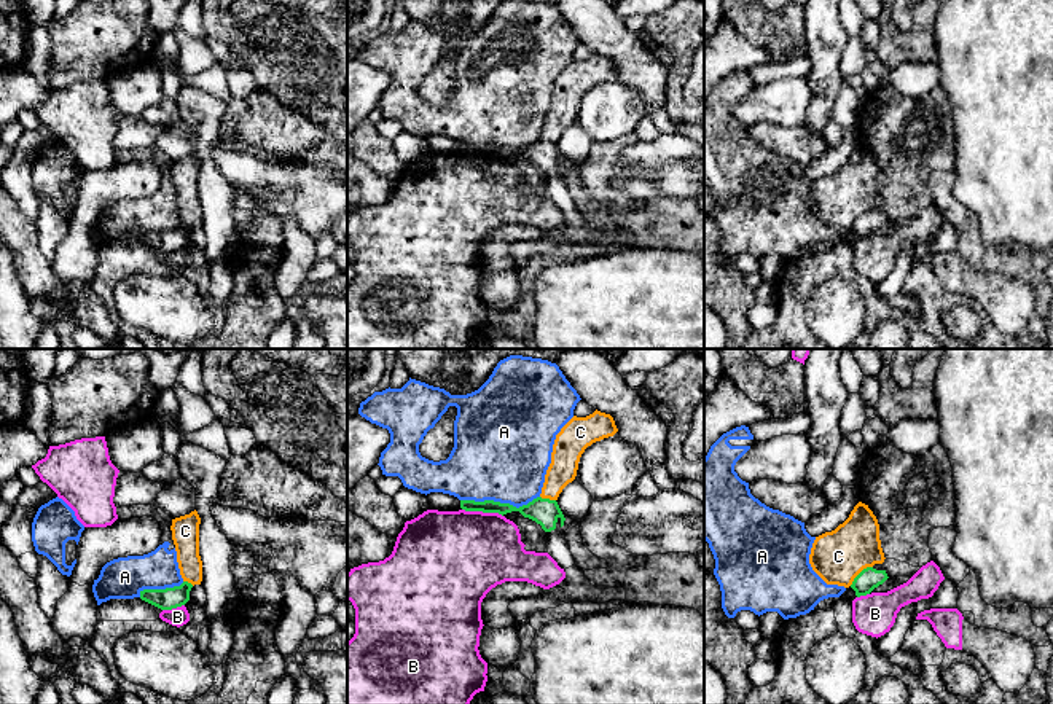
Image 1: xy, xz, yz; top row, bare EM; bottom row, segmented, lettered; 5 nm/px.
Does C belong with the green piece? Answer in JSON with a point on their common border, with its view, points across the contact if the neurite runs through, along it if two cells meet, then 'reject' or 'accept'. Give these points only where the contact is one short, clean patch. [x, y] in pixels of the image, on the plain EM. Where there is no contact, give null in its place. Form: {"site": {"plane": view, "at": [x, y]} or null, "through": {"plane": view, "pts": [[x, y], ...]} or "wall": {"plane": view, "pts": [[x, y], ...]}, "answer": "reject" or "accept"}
{"site": {"plane": "yz", "at": [859, 217]}, "wall": {"plane": "yz", "pts": [[872, 209], [867, 209], [849, 228]]}, "answer": "reject"}

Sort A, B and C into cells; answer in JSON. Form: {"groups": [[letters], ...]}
{"groups": [["A"], ["B"], ["C"]]}

